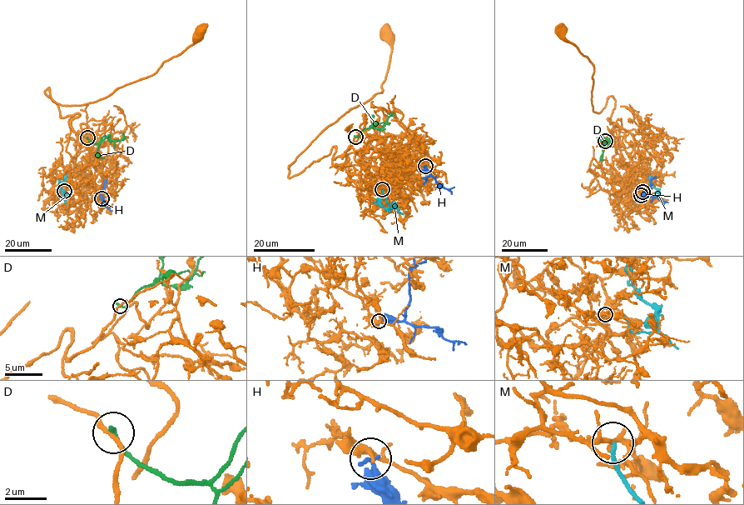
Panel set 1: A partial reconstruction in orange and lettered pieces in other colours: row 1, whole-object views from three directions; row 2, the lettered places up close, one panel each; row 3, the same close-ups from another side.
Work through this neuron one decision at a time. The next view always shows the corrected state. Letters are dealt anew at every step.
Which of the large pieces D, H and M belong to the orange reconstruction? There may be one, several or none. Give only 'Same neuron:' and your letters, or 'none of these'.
Same neuron: none of these

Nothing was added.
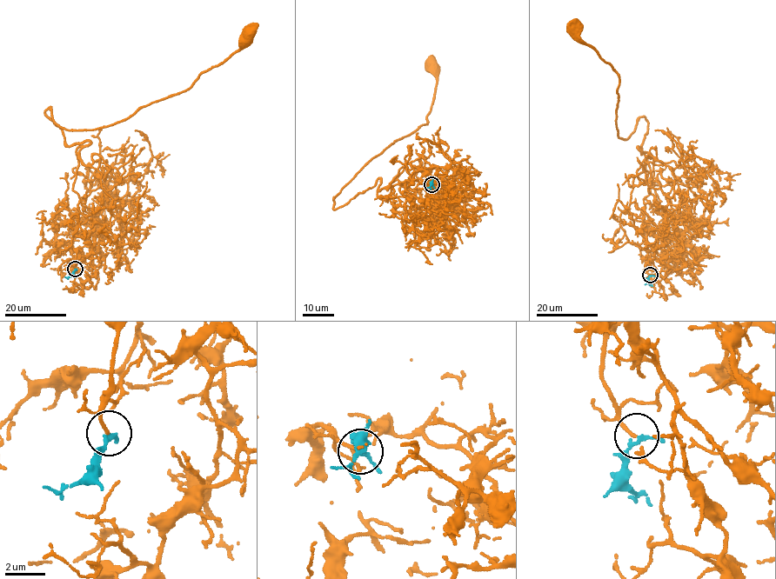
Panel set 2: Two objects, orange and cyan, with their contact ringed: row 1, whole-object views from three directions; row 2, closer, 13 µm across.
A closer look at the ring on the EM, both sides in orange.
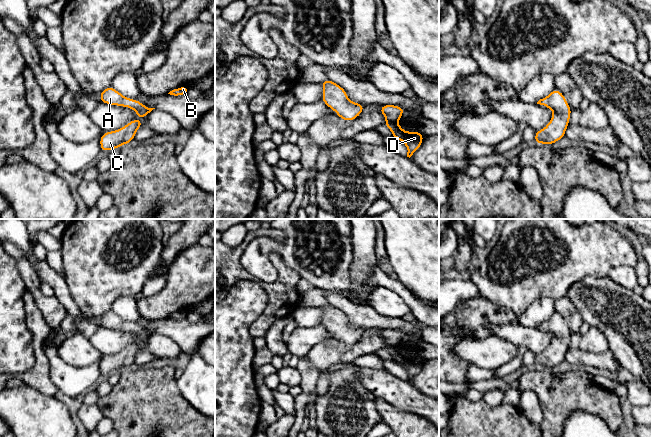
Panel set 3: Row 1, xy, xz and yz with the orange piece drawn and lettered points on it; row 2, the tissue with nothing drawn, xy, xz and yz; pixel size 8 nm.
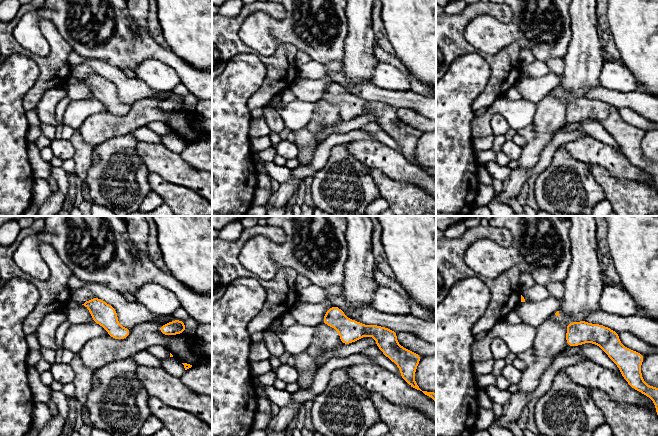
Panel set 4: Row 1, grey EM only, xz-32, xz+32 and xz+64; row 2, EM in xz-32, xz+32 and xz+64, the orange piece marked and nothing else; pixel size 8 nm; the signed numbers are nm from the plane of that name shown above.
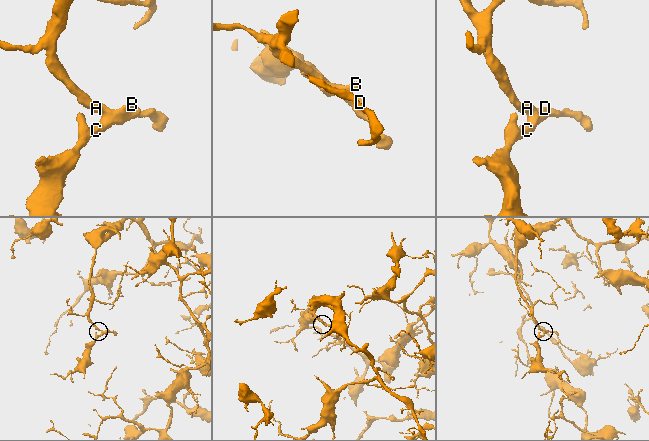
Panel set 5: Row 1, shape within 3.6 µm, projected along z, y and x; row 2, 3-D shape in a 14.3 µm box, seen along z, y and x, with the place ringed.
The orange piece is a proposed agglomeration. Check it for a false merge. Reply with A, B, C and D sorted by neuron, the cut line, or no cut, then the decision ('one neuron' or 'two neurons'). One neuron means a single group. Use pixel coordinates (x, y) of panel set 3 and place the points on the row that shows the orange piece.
groups A B C D; cut none; one neuron

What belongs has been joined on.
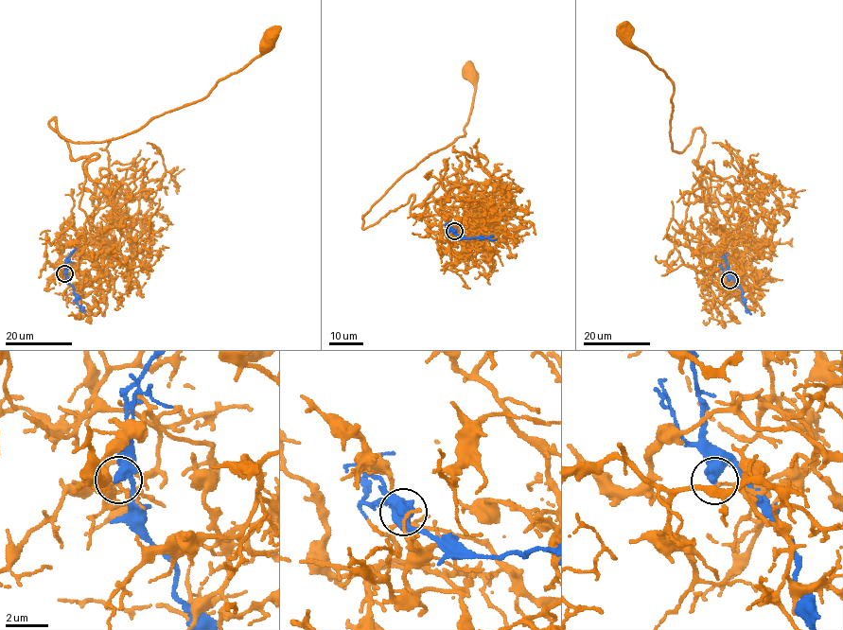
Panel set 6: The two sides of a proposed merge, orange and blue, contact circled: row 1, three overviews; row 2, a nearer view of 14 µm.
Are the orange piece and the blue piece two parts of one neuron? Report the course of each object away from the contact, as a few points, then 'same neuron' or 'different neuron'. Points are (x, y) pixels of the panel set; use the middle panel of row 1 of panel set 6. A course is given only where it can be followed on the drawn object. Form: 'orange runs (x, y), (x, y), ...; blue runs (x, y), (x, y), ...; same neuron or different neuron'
orange runs (454, 232), (464, 244), (444, 241), (449, 196), (412, 216), (412, 195), (362, 226), (464, 136), (468, 70); blue runs (454, 232), (469, 238), (496, 238); different neuron

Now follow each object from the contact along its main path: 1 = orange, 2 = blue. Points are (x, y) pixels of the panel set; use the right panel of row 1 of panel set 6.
1: (729, 281), (746, 277), (736, 258), (697, 247), (705, 135), (673, 150), (670, 80), (624, 31)
2: (729, 280), (733, 279), (742, 290), (745, 306), (750, 313)

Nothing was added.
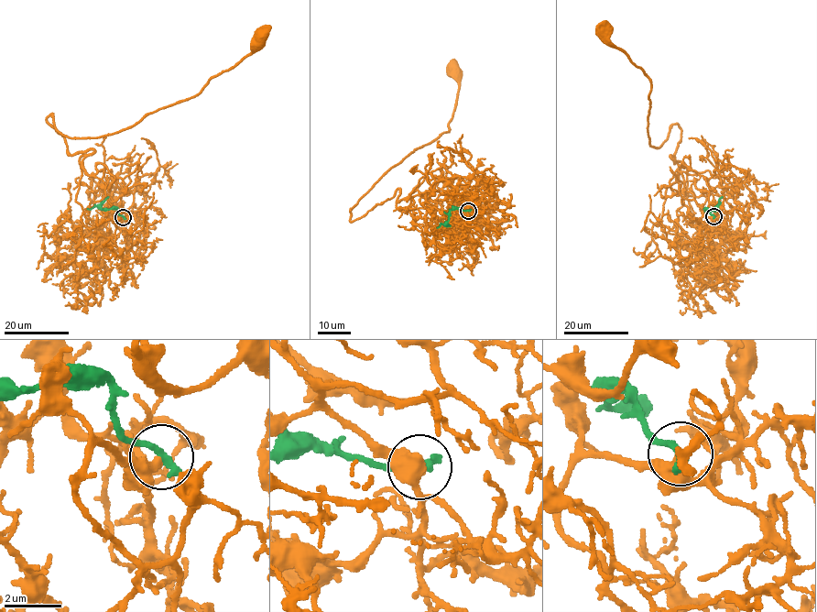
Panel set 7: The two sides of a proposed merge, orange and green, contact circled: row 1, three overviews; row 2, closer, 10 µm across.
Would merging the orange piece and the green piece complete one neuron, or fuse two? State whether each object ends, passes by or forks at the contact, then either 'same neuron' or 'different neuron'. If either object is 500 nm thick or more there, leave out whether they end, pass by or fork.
orange ends | green ends | different neuron

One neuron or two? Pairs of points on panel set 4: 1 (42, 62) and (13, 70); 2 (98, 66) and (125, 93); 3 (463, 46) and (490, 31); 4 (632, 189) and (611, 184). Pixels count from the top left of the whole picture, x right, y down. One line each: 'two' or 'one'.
1: two
2: one
3: two
4: one

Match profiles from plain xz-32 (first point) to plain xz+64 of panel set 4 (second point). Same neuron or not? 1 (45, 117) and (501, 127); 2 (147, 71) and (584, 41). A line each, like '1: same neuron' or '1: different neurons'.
1: same neuron
2: different neurons

